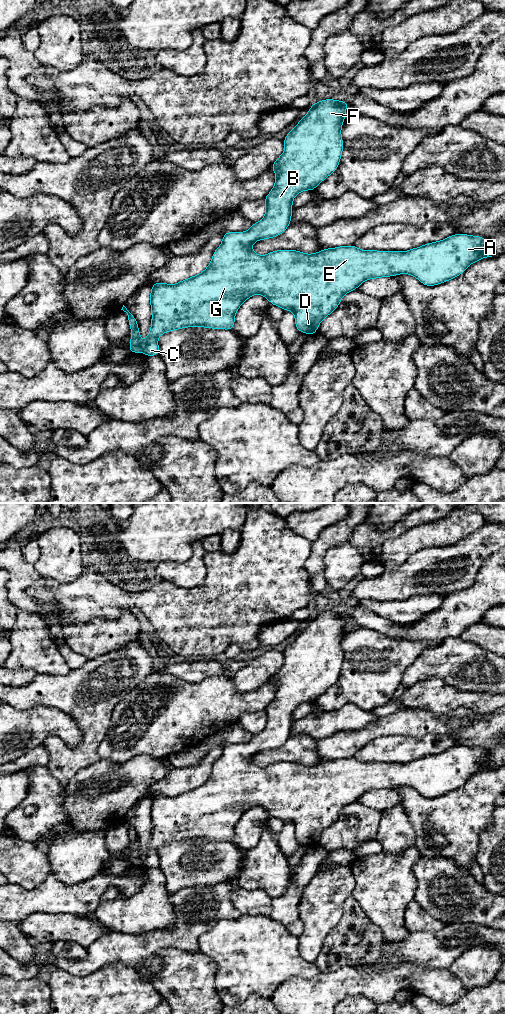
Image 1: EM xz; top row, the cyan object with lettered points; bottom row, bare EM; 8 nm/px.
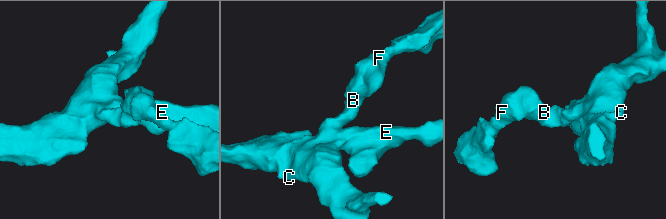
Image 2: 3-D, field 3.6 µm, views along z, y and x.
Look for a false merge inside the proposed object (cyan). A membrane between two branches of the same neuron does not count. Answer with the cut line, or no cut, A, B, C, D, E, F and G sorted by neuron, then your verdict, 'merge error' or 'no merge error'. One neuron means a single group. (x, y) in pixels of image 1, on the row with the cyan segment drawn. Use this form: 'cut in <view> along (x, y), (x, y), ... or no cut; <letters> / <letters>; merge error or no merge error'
no cut; A B C D E F G; no merge error

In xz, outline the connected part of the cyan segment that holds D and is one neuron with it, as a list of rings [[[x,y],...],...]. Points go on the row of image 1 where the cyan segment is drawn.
[[[333,99],[313,103],[307,115],[286,135],[283,140],[285,150],[271,165],[276,175],[276,181],[273,189],[264,198],[266,210],[261,221],[253,223],[246,232],[225,233],[221,245],[215,250],[210,264],[202,273],[173,285],[163,282],[152,285],[150,293],[151,329],[144,341],[140,339],[137,320],[123,305],[121,310],[127,313],[129,327],[132,329],[129,346],[131,353],[143,352],[146,356],[158,355],[159,346],[157,340],[159,336],[176,329],[206,327],[232,330],[236,311],[246,299],[255,294],[266,297],[271,304],[279,306],[285,311],[292,311],[295,315],[295,325],[298,331],[308,335],[314,334],[317,333],[317,327],[321,321],[338,307],[342,297],[348,292],[358,289],[358,286],[365,280],[407,273],[416,277],[426,286],[434,286],[459,276],[465,272],[470,264],[483,258],[492,257],[486,253],[487,242],[485,238],[466,234],[454,234],[444,240],[428,243],[405,252],[364,251],[354,245],[323,249],[314,254],[305,254],[296,250],[277,250],[265,256],[260,256],[253,251],[252,244],[254,242],[279,236],[288,228],[293,212],[292,202],[299,192],[304,190],[313,191],[320,182],[324,181],[337,169],[343,151],[341,127],[345,120],[348,105],[349,102]]]

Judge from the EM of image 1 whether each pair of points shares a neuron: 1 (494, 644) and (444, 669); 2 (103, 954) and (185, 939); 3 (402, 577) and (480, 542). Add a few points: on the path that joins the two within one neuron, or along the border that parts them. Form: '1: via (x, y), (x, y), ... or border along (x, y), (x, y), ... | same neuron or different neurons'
1: border along (462, 640), (475, 643), (494, 654) | different neurons
2: via (123, 949), (145, 949), (152, 943), (165, 939) | same neuron
3: via (422, 568), (439, 567), (449, 556), (460, 555) | same neuron

